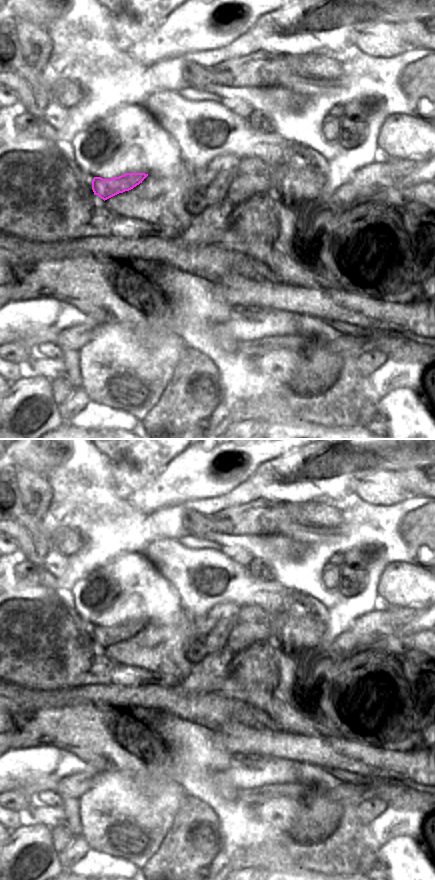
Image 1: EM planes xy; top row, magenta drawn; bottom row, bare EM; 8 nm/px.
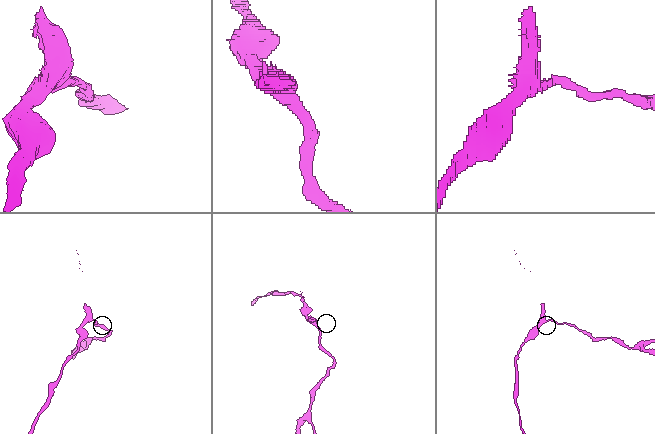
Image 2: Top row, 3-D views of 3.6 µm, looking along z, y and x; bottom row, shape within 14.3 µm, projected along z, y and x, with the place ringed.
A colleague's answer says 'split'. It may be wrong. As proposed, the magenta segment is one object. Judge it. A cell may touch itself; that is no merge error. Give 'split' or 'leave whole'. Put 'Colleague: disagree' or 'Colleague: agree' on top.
Colleague: agree
split

